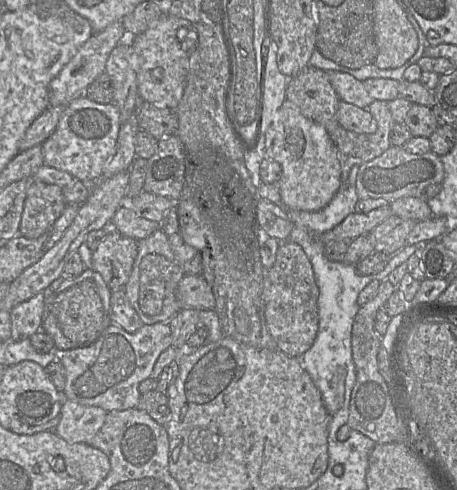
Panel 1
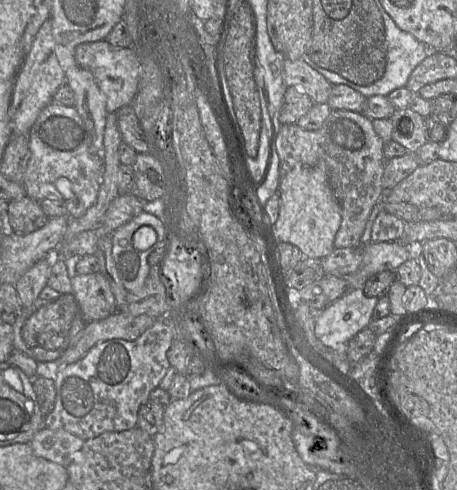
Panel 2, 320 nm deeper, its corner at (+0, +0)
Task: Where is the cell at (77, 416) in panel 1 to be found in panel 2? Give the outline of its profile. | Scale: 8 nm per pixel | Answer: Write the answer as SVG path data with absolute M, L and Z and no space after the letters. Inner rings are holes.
M41 428L29 442L33 453L64 466L71 463L74 454L81 449L84 440L66 430Z

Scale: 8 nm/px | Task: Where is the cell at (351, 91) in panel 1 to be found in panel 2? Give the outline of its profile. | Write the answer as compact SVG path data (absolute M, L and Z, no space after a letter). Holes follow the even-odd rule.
M302 59L285 60L284 82L305 92L313 103L327 103L332 89L332 84Z

